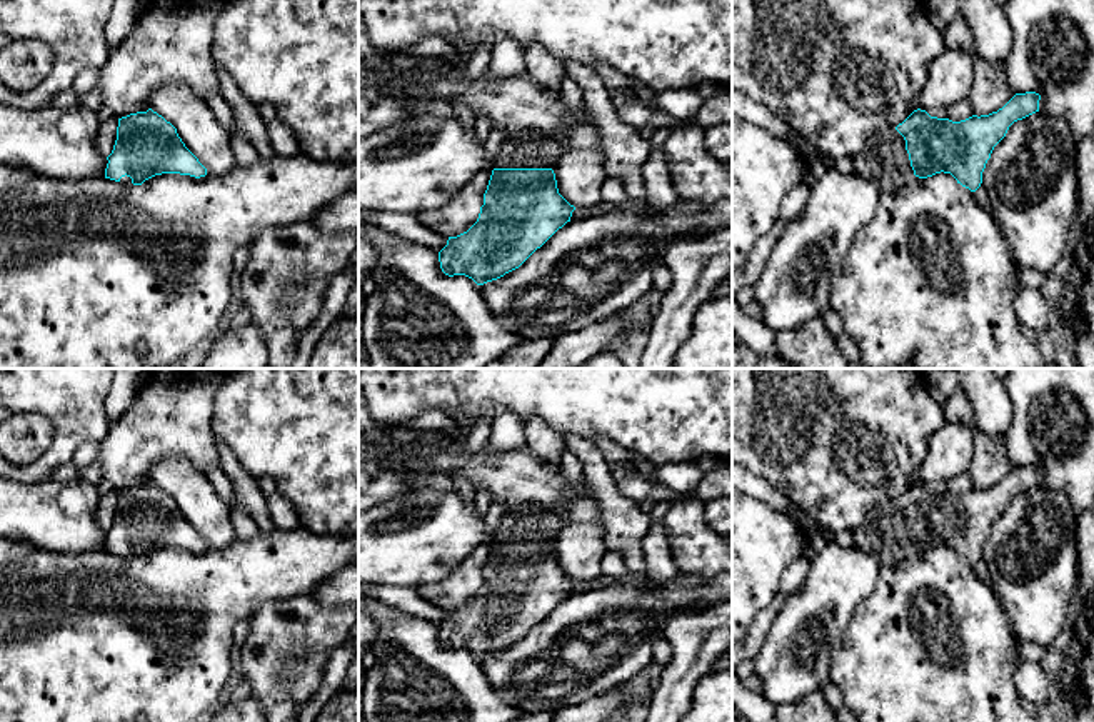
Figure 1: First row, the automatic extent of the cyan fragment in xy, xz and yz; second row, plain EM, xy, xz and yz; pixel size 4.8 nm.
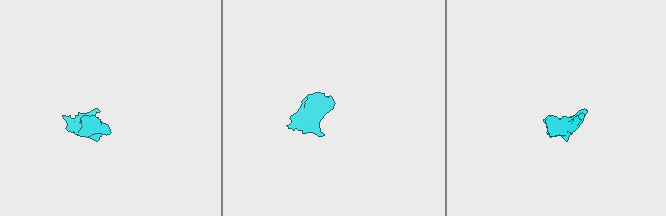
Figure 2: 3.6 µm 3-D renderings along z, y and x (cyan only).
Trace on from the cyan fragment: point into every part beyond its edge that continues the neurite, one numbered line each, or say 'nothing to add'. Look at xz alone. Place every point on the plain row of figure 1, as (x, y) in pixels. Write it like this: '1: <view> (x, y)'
1: xz (527, 524)

